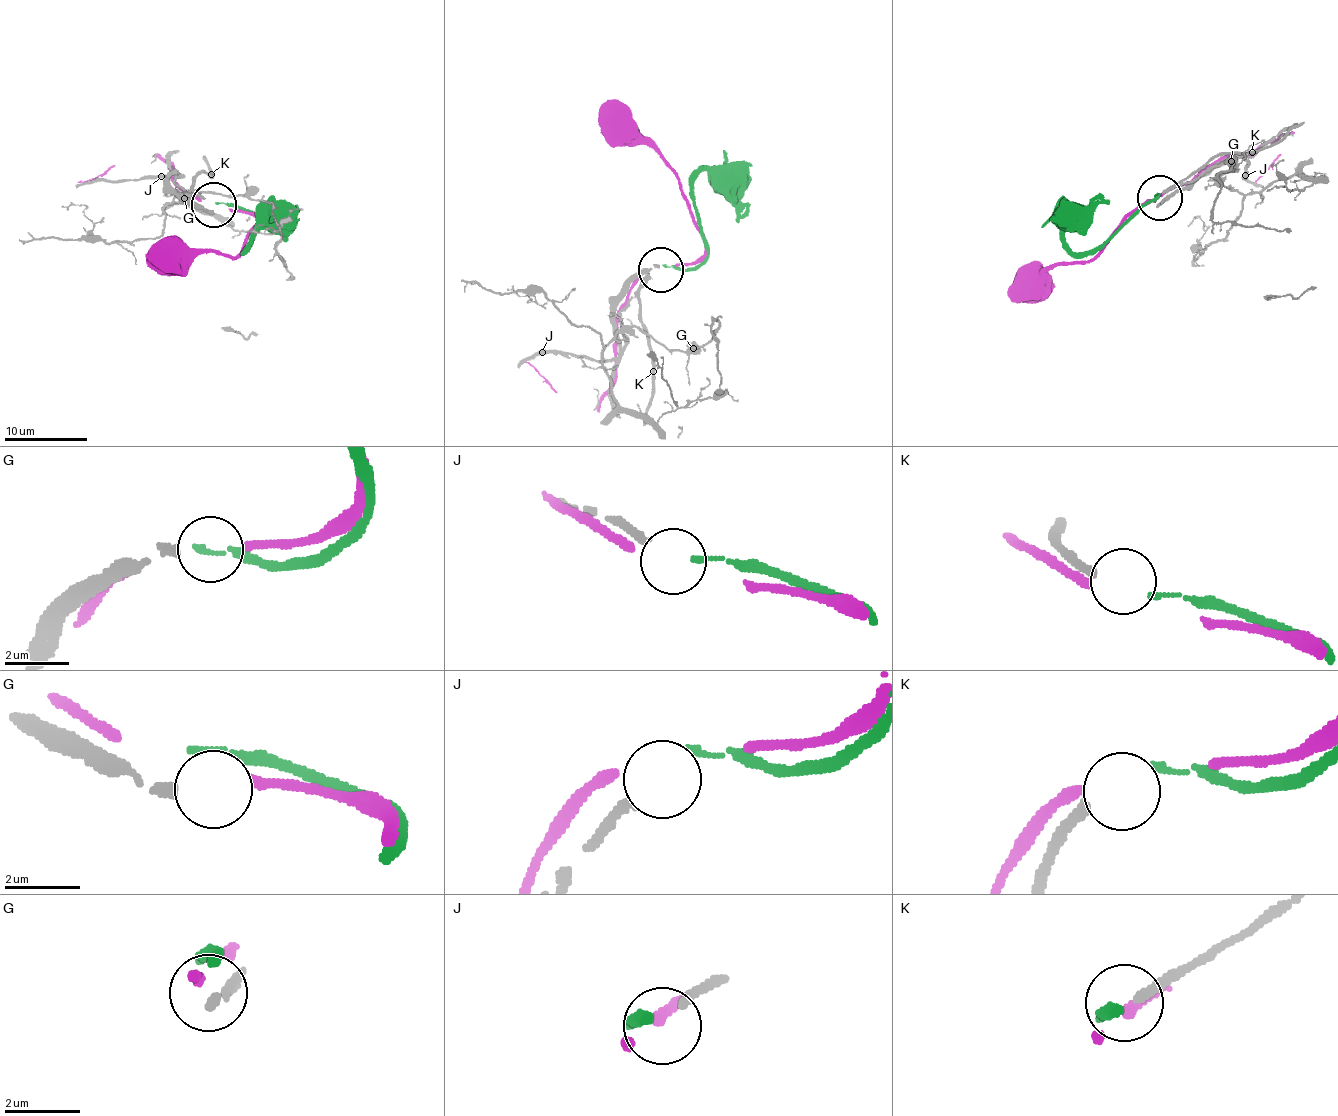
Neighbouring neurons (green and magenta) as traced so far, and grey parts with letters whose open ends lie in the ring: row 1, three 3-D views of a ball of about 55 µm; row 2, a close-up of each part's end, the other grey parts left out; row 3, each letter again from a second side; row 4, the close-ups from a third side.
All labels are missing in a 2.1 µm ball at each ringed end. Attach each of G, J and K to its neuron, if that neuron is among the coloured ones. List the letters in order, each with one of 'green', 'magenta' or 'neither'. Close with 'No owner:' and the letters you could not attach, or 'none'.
G: neither
J: neither
K: green
No owner: G, J

